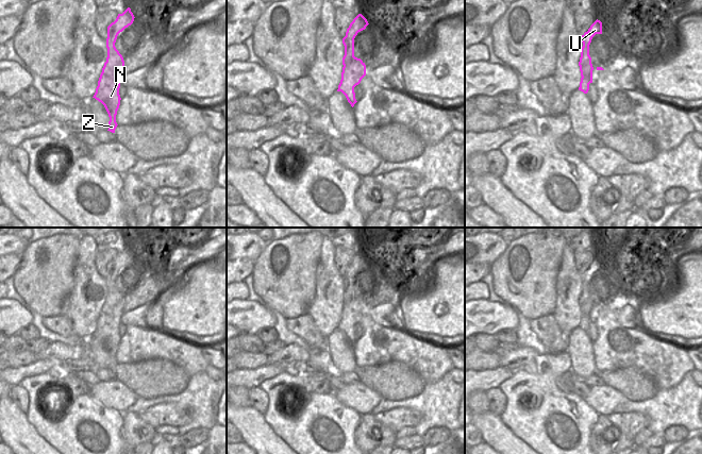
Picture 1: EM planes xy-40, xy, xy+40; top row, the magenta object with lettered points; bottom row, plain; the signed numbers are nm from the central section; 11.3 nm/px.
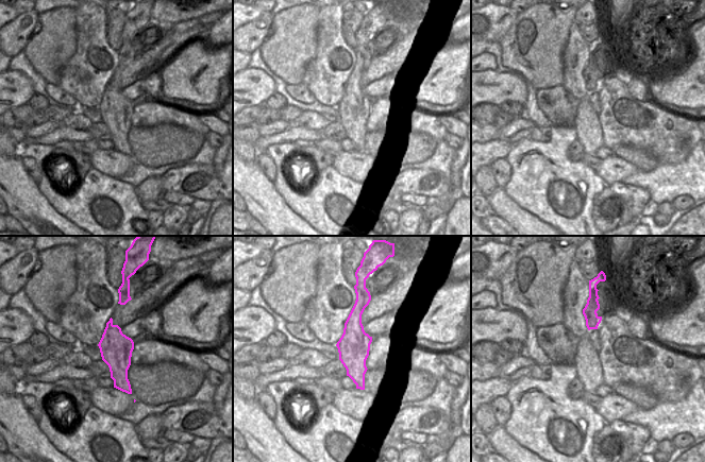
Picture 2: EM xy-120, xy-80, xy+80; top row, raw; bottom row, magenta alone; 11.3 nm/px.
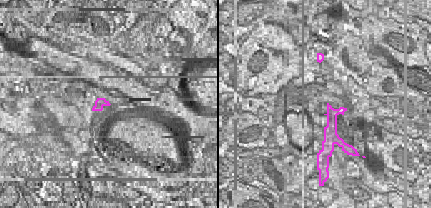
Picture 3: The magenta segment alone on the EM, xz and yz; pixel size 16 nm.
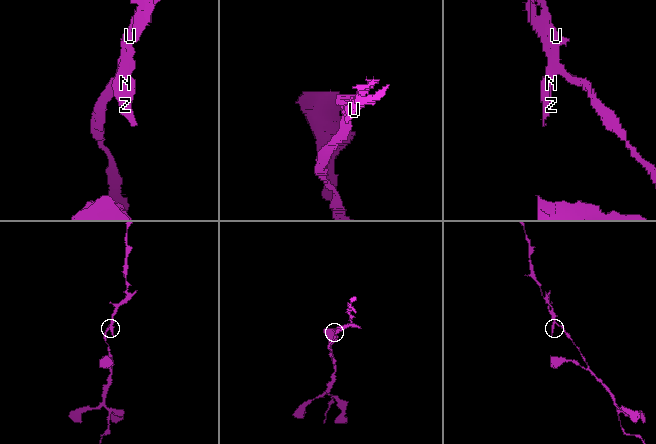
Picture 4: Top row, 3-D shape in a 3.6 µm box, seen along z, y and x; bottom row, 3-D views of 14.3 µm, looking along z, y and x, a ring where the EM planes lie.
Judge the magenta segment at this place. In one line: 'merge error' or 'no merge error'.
merge error

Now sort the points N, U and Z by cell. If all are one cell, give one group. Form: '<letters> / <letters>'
N Z / U

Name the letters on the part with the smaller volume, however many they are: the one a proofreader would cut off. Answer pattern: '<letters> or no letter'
N, Z

